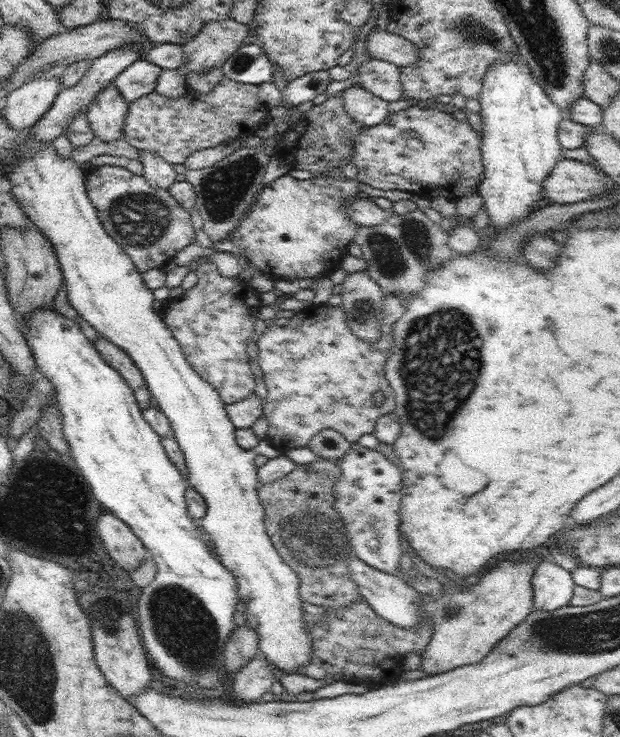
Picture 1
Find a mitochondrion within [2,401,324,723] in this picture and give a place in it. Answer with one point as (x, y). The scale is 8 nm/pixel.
(180, 628)

